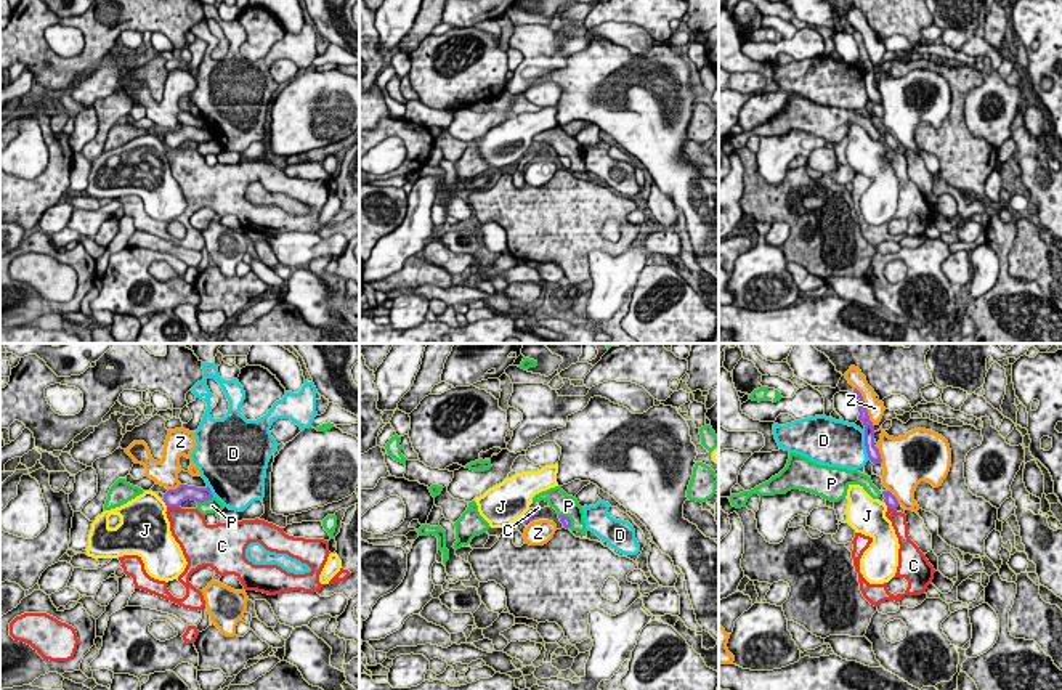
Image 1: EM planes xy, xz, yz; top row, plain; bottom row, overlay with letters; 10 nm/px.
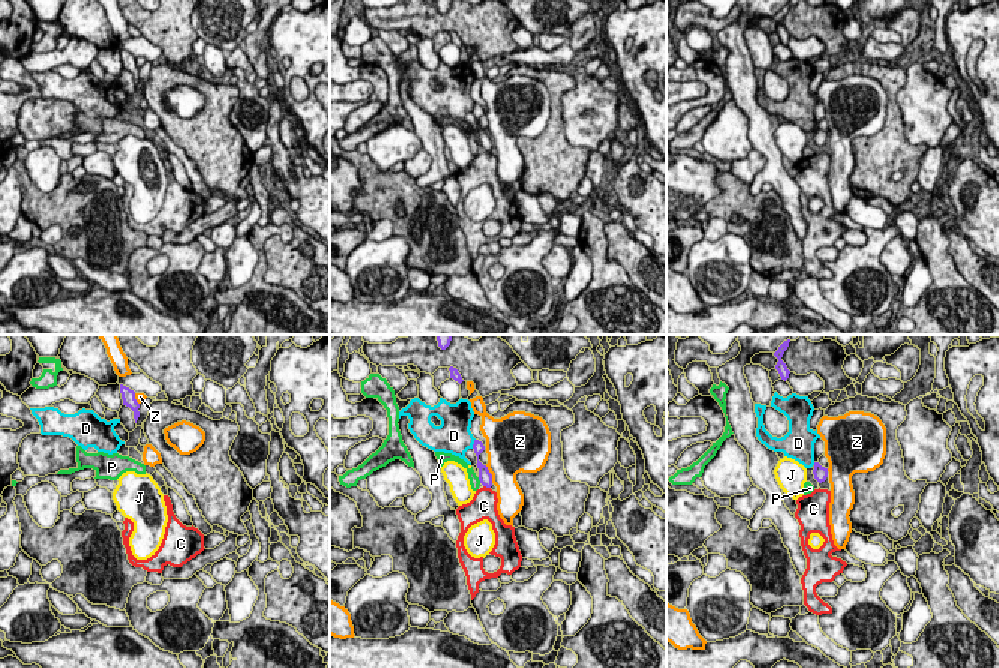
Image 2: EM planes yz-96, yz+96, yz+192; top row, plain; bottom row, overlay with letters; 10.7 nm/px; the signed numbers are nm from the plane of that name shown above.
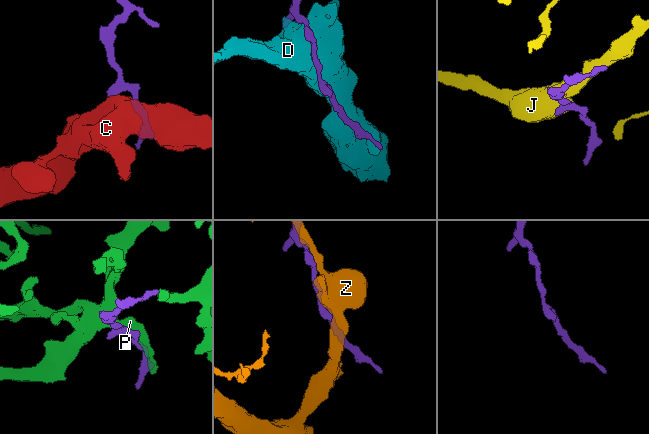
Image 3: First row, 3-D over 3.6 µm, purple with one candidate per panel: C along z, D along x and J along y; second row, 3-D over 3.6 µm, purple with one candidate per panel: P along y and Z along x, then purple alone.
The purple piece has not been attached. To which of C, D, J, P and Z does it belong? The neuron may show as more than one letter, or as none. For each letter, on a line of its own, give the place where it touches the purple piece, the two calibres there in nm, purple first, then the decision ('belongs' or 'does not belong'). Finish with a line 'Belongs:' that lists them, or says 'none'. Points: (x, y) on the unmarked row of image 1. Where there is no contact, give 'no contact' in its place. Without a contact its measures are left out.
C: contact xy (174, 146); calibres 190 and 360 nm; does not belong
D: contact yz (865, 85); calibres 130 and 460 nm; does not belong
J: contact xz (525, 154); calibres 90 and 420 nm; does not belong
P: contact xy (204, 140); calibres 160 and 160 nm; does not belong
Z: contact yz (863, 47); calibres 100 and 170 nm; does not belong
Belongs: none

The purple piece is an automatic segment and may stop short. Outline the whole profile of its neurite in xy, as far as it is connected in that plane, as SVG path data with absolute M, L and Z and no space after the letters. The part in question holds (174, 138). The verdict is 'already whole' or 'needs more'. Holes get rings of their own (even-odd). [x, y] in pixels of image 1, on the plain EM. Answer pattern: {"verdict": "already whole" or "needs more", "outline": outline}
{"verdict": "already whole", "outline": "M180 125L176 130L168 130L164 135L164 143L167 148L180 148L184 141L191 140L199 143L212 140L213 135L210 128L196 128L196 127L188 127L188 125Z"}

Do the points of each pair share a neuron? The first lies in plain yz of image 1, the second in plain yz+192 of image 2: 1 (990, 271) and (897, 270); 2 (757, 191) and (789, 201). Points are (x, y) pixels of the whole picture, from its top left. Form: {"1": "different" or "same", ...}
{"1": "different", "2": "different"}

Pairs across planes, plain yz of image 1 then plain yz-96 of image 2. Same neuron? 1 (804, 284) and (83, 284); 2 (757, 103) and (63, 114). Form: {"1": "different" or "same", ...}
{"1": "different", "2": "same"}

